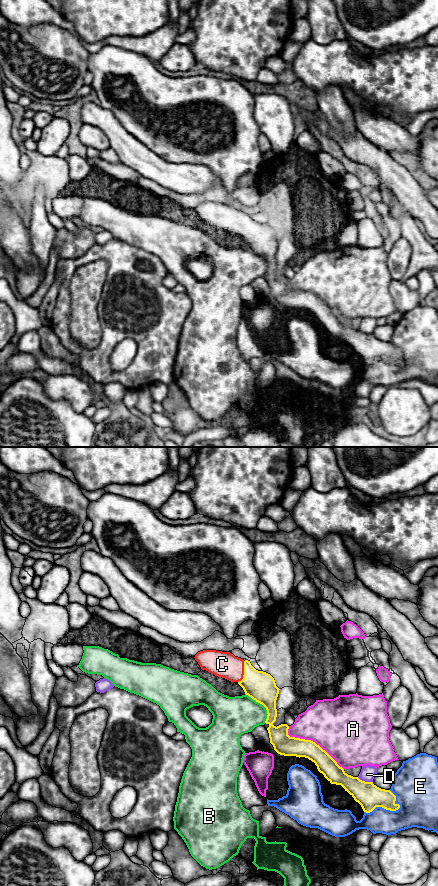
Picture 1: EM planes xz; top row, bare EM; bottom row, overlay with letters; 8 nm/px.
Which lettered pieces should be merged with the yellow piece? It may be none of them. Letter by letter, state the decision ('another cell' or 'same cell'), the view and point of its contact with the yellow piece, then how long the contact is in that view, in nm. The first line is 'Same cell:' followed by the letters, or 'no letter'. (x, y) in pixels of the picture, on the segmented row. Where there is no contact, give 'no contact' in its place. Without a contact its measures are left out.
Same cell: C
A: another cell; meets yellow in xz at (312, 741); contact 550 nm long
B: another cell; meets yellow in xz at (262, 704); contact 280 nm long
C: same cell; meets yellow in xz at (244, 672); contact 180 nm long
D: another cell; meets yellow in xz at (364, 781); contact 130 nm long
E: another cell; meets yellow in xz at (382, 807); contact 300 nm long

